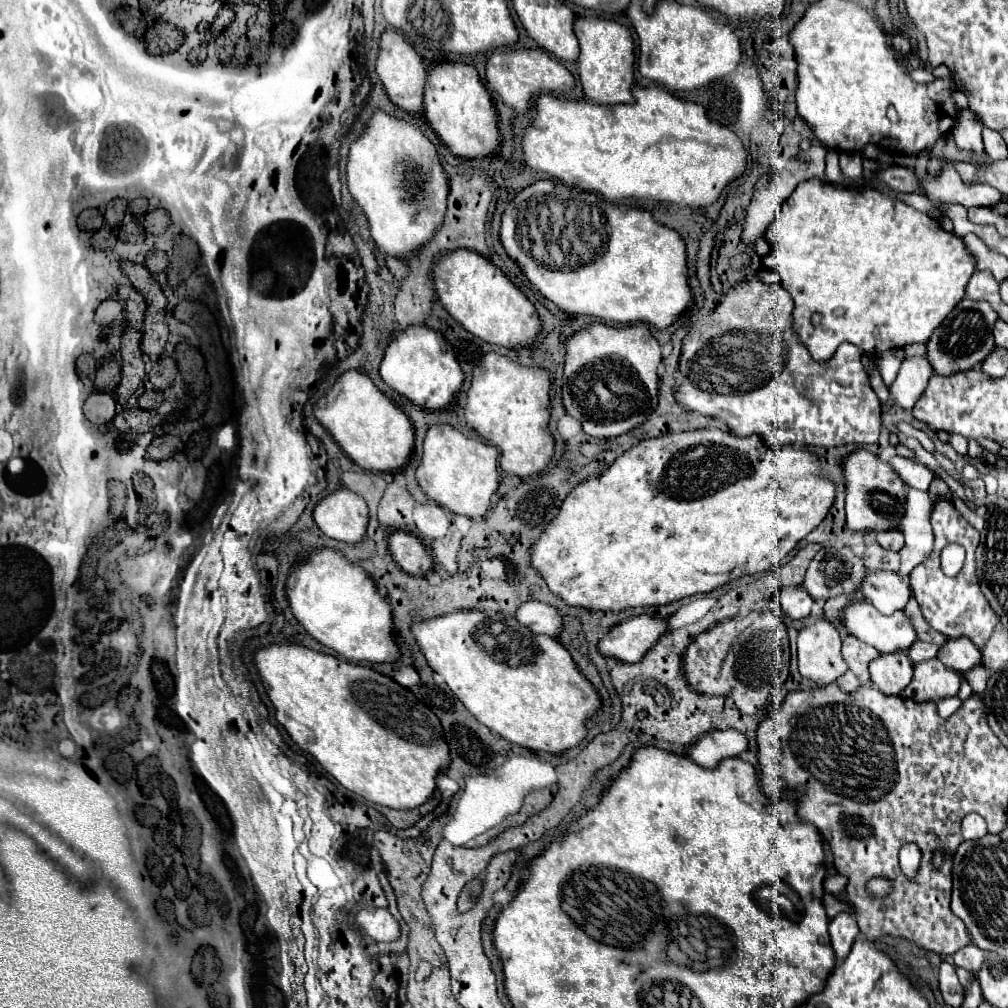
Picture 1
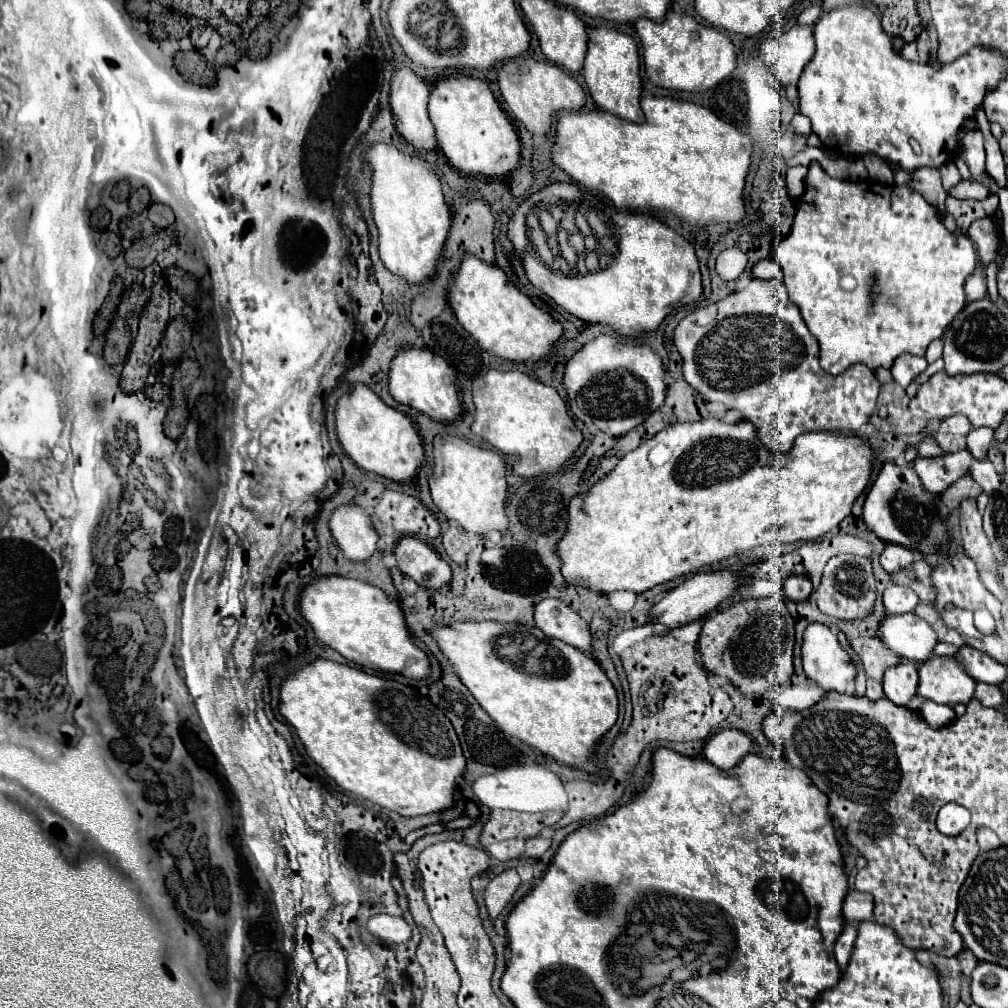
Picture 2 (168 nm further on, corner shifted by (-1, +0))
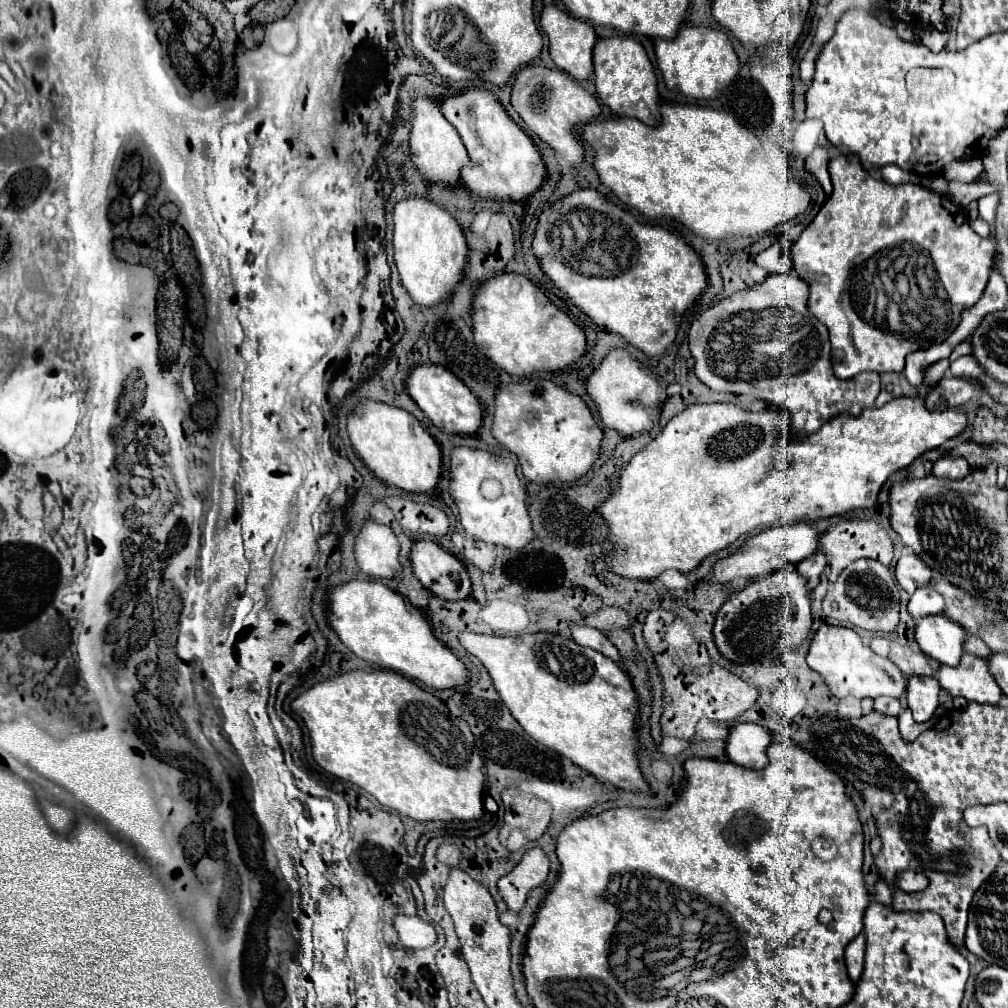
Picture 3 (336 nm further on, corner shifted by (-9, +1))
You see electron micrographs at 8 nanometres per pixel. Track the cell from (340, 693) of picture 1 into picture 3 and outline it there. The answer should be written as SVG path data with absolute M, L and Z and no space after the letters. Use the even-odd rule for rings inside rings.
M353 670L353 672L345 672L339 674L335 678L329 678L321 684L315 684L313 688L309 688L305 694L301 694L297 700L293 700L291 704L293 712L299 714L303 718L303 722L309 728L311 734L311 746L313 746L313 758L317 760L317 764L321 768L325 768L329 774L339 776L347 782L353 782L357 786L361 786L363 790L367 790L371 796L375 796L379 800L381 806L395 810L399 816L409 816L417 822L425 822L425 820L439 820L439 822L451 822L451 820L477 820L485 814L483 808L483 792L485 792L485 768L483 768L483 760L479 756L479 752L475 750L475 738L467 726L467 722L453 718L447 710L447 706L433 694L425 692L423 688L419 688L415 682L411 682L409 678L397 674L397 672L389 672L389 670Z

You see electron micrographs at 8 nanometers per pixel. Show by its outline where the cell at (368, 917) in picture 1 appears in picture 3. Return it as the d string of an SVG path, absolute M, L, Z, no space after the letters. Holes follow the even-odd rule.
M399 914L395 918L395 930L399 934L399 940L405 948L411 948L411 950L421 950L421 948L429 948L435 944L437 940L437 932L435 928L421 920L419 916L405 916L405 914Z

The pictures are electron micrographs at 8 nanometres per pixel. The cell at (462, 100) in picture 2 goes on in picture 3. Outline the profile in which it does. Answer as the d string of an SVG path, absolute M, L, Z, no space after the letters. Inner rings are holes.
M469 88L463 94L445 98L441 112L461 136L471 164L461 170L461 184L481 200L529 200L545 182L547 168L533 140L509 118L499 100L483 90Z

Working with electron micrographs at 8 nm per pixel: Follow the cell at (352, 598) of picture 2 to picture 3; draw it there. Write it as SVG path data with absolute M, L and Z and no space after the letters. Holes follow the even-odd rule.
M351 580L329 594L329 622L343 644L361 660L415 678L429 688L449 690L469 682L467 666L433 634L423 612L379 582Z

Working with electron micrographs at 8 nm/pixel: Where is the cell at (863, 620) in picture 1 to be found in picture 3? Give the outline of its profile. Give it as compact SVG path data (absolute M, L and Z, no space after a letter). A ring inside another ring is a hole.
M945 614L925 616L915 628L915 642L921 650L945 666L957 666L965 652L965 640L965 628Z

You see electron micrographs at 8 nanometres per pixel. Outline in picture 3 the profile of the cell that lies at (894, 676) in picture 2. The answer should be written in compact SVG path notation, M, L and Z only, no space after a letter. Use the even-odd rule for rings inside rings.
M913 676L907 682L907 704L915 722L929 722L939 706L941 686L933 676Z

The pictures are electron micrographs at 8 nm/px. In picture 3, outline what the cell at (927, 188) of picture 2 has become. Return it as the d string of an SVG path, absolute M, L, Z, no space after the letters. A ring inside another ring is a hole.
M979 158L971 160L955 160L945 166L945 178L959 180L959 182L975 182L983 174L983 162Z

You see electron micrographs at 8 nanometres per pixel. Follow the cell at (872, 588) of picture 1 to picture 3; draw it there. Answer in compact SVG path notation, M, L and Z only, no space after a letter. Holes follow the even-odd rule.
M923 586L911 596L911 600L907 604L907 610L915 620L919 620L919 618L929 616L929 614L945 612L945 600L935 588Z

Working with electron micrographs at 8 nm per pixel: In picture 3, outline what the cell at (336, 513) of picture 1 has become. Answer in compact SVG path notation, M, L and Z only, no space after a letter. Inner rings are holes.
M367 520L355 540L359 568L373 578L401 578L399 542L393 530L375 520Z

